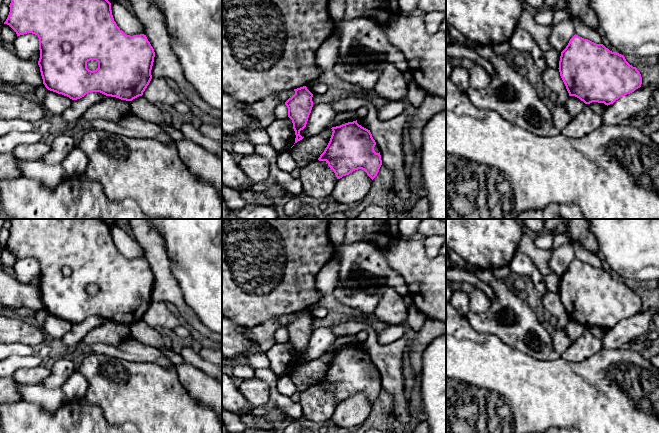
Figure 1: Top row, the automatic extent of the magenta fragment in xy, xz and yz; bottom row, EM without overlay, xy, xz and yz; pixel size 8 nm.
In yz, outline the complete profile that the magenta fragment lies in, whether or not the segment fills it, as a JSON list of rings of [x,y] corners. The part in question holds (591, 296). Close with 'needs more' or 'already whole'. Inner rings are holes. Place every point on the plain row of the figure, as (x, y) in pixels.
[[[576,258],[561,276],[558,293],[569,320],[575,320],[585,328],[598,326],[608,330],[620,321],[634,316],[642,308],[640,296],[623,279]]]; already whole

